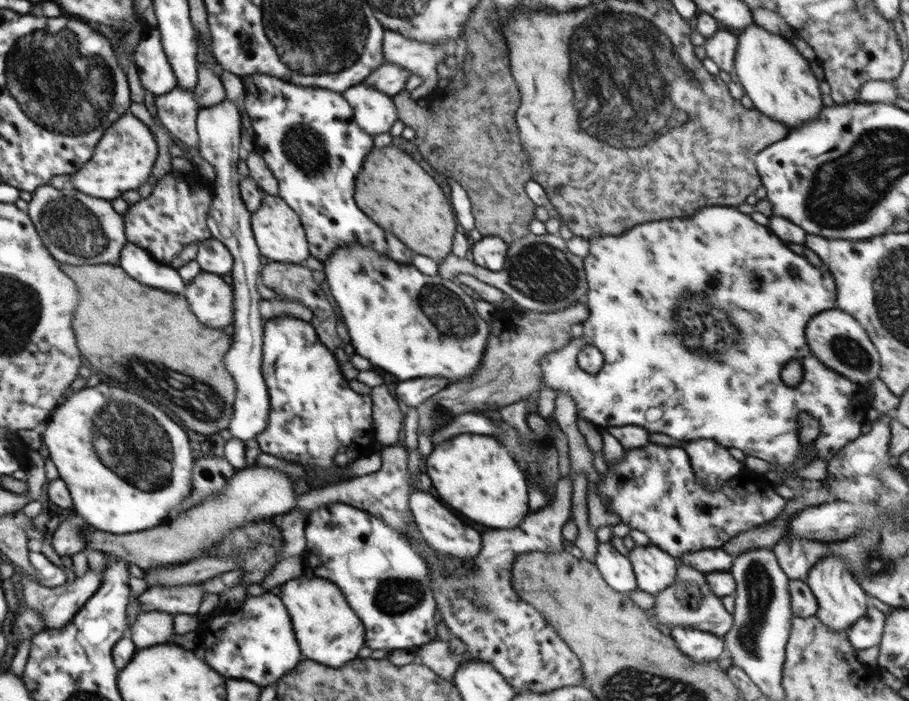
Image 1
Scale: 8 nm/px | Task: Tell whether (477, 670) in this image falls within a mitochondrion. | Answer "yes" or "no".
no

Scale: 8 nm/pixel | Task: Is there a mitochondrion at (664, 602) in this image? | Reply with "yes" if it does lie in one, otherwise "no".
no

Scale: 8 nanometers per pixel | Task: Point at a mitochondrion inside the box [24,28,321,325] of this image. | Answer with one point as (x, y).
(76, 231)

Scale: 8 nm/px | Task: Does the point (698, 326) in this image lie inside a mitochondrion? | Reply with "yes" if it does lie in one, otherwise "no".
yes

